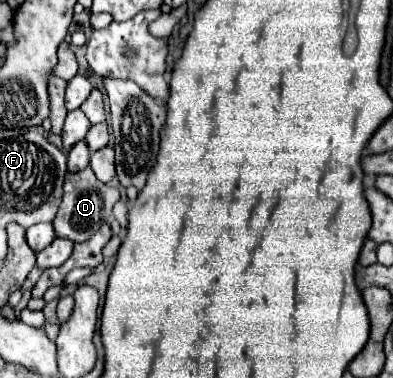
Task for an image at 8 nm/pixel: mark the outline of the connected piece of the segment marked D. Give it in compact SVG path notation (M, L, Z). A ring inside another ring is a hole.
M85 168L81 172L67 172L65 176L65 196L63 196L63 202L59 206L59 212L53 220L53 226L55 226L55 234L61 236L61 238L69 238L73 242L85 242L89 240L95 232L99 232L99 228L103 224L107 224L111 220L111 210L113 210L113 204L119 200L119 190L109 186L109 184L103 184L95 178L93 170L91 168Z

